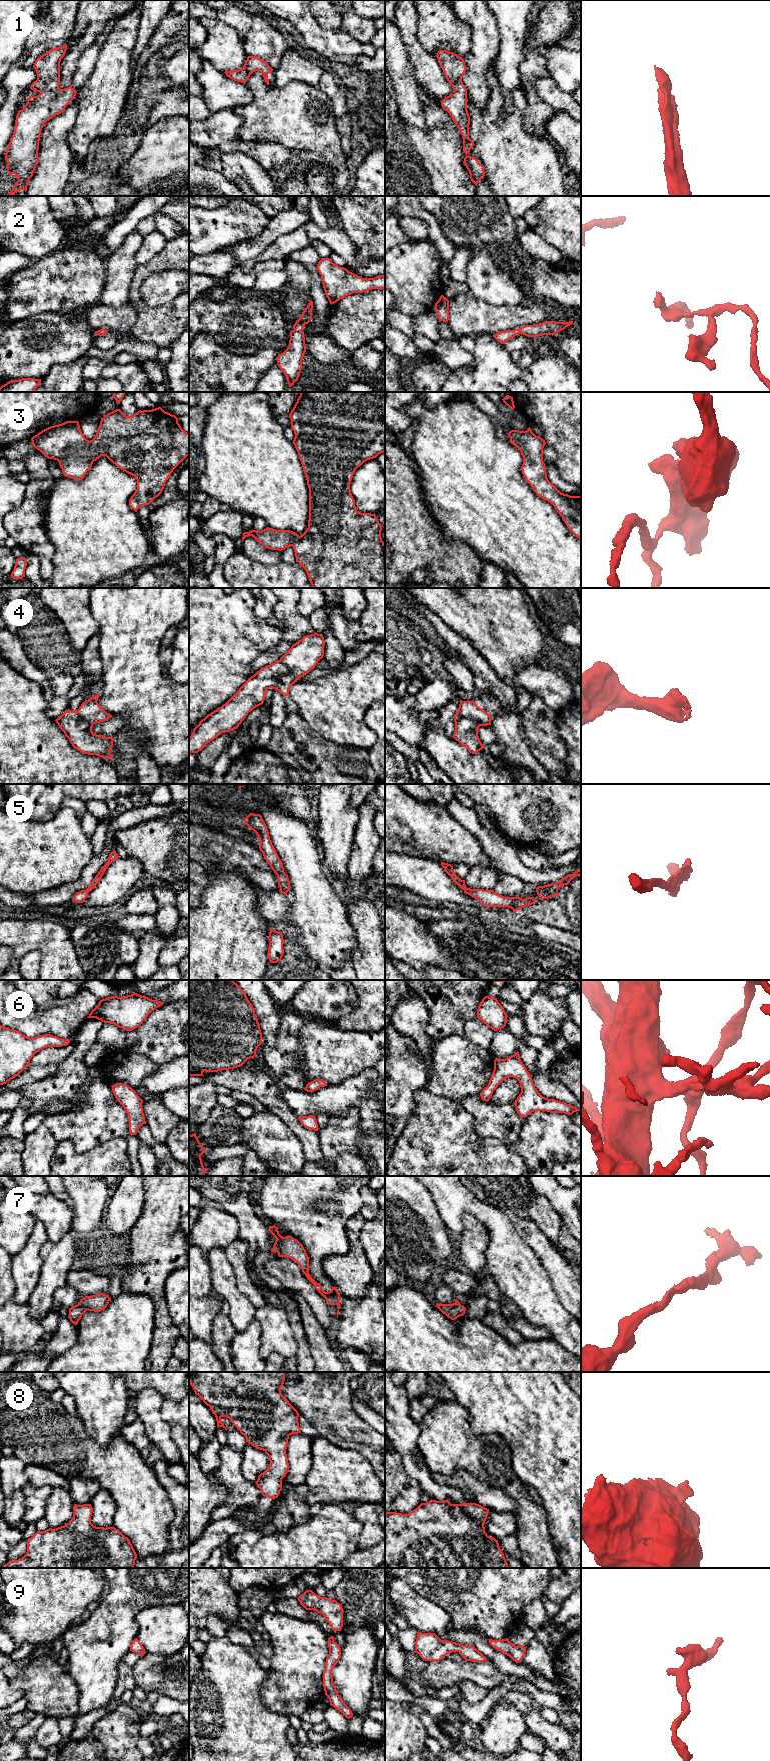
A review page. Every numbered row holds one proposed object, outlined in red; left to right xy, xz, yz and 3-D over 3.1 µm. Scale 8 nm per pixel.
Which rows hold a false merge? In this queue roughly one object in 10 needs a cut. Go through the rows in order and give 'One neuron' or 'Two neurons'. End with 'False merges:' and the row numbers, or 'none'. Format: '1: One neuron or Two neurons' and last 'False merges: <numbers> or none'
1: One neuron
2: One neuron
3: One neuron
4: Two neurons
5: One neuron
6: One neuron
7: One neuron
8: One neuron
9: One neuron
False merges: 4

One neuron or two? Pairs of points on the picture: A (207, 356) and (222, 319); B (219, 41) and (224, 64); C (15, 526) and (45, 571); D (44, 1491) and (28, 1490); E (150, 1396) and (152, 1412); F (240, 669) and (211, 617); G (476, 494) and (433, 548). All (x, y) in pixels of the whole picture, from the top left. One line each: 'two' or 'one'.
A: two
B: one
C: one
D: one
E: one
F: one
G: two

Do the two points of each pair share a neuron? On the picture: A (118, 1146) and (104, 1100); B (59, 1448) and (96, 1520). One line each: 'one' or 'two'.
A: two
B: two

